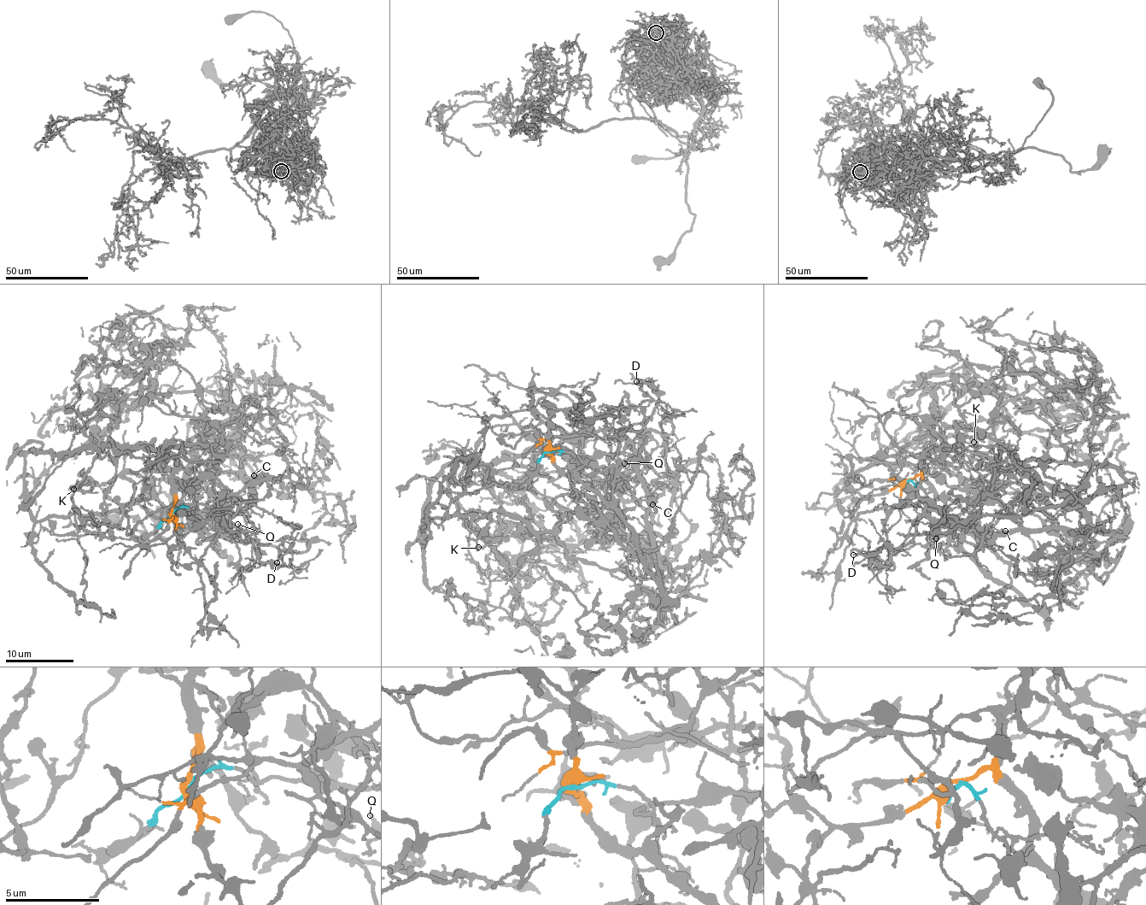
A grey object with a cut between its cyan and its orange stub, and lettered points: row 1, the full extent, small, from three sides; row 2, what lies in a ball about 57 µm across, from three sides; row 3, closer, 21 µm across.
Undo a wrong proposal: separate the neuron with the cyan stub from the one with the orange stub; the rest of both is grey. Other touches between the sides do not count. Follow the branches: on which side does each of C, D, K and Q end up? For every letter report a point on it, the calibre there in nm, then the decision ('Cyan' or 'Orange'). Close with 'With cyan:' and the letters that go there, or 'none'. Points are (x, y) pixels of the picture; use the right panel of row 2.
C: Place: (1005, 531). Thickness 130 nm. Cyan
D: Place: (853, 555). Thickness 140 nm. Cyan
K: Place: (973, 442). Thickness 190 nm. Orange
Q: Place: (936, 538). Thickness 300 nm. Orange
With cyan: C, D

